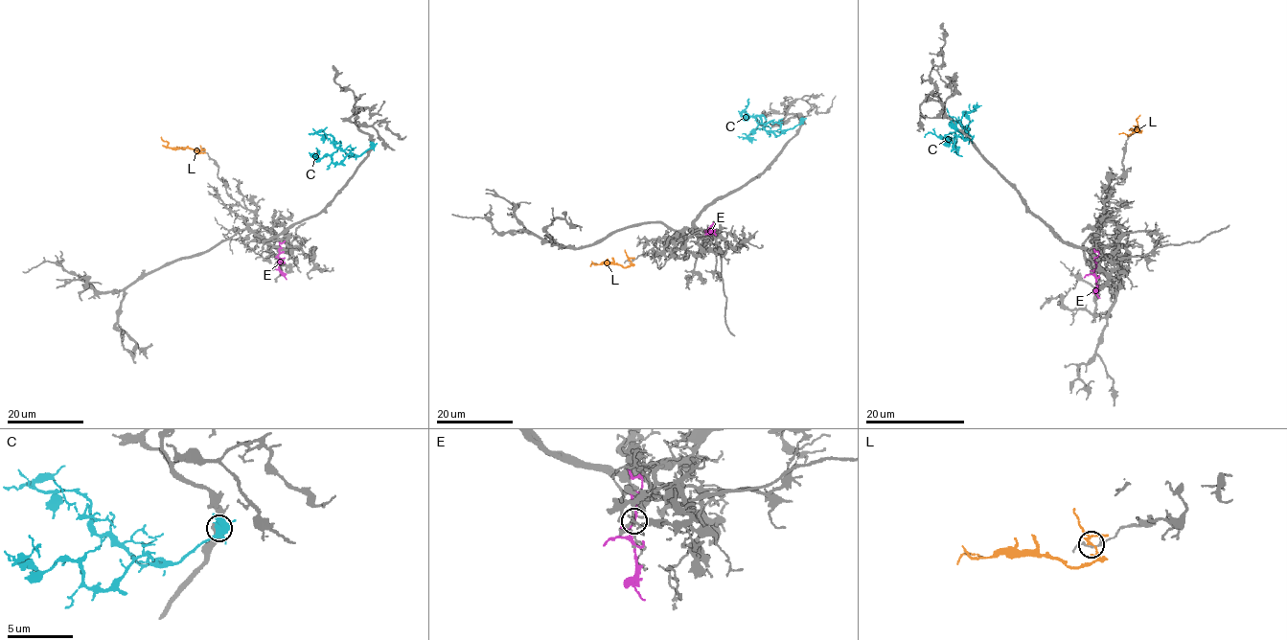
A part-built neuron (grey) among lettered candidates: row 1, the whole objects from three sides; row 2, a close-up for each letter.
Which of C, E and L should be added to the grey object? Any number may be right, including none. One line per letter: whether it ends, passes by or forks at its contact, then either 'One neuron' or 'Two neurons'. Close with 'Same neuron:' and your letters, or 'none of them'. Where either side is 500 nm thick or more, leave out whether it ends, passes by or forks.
C: It forks there. Two neurons
E: It forks there. Two neurons
L: It forks there. Two neurons
Same neuron: none of them

